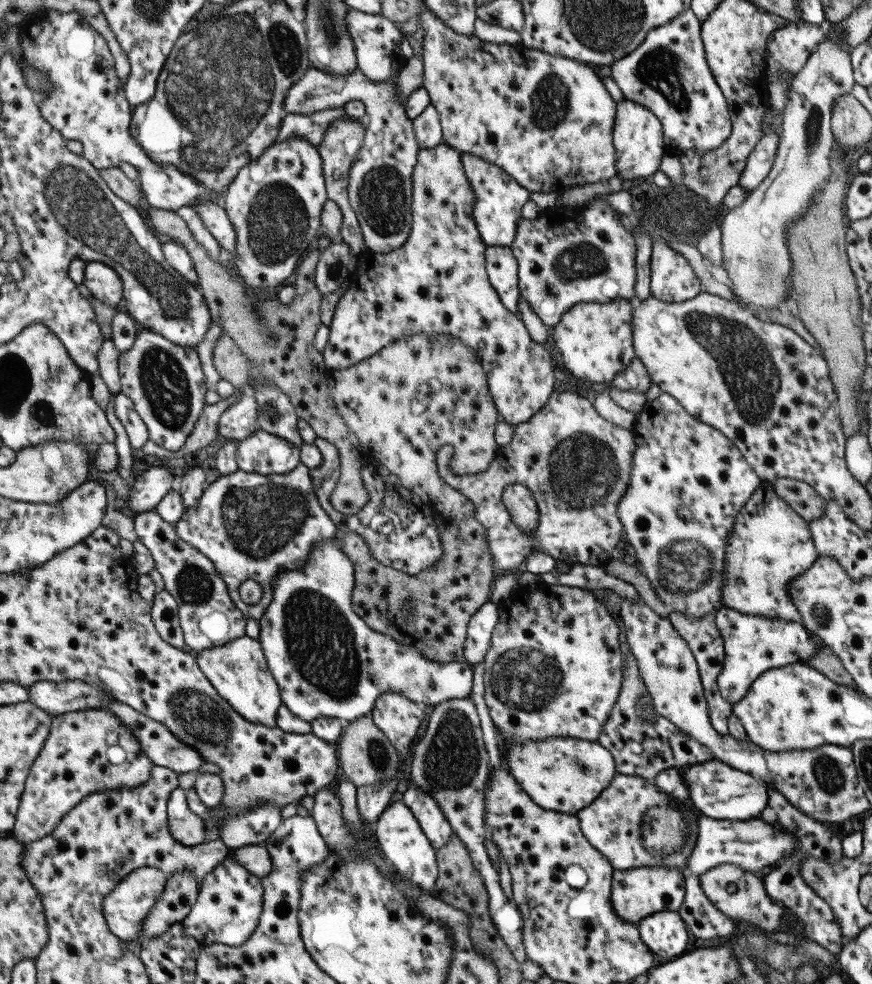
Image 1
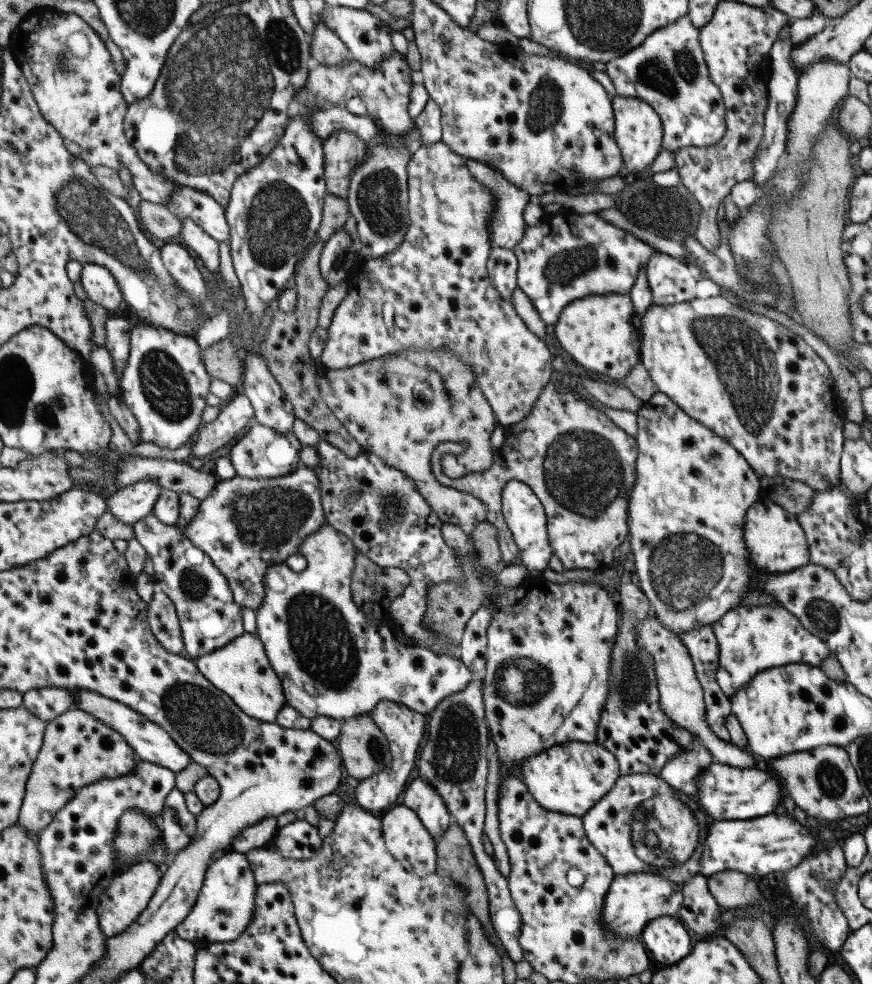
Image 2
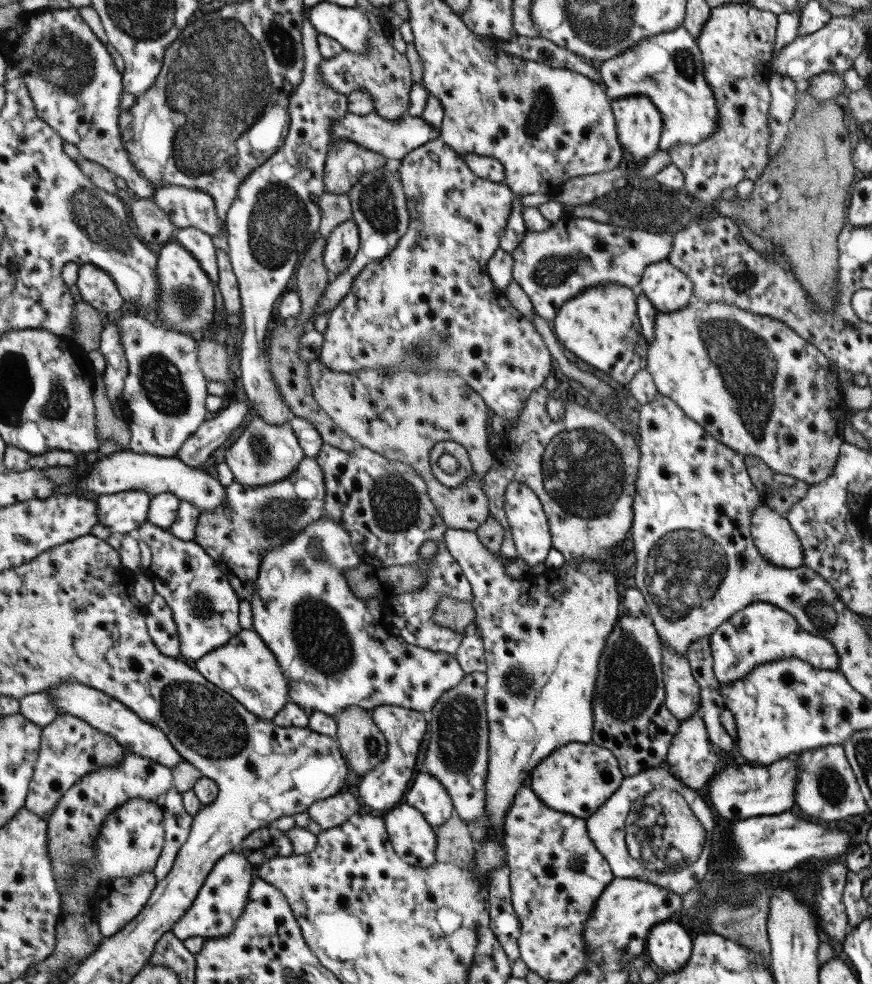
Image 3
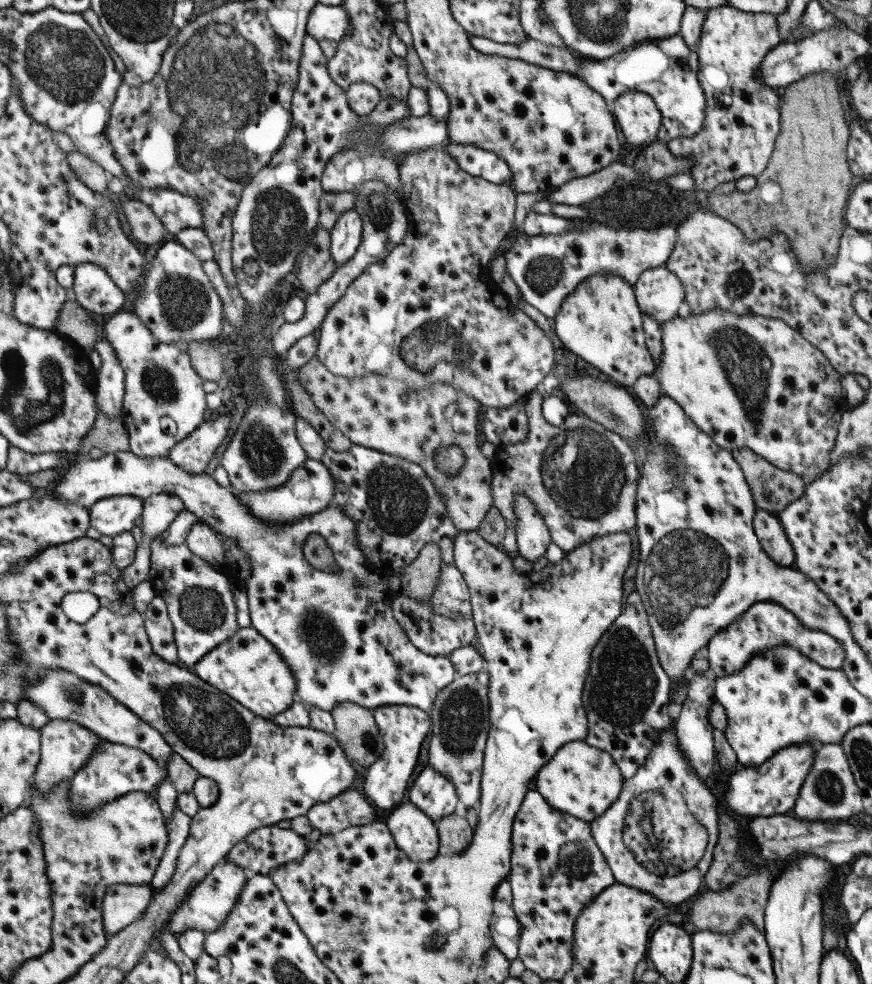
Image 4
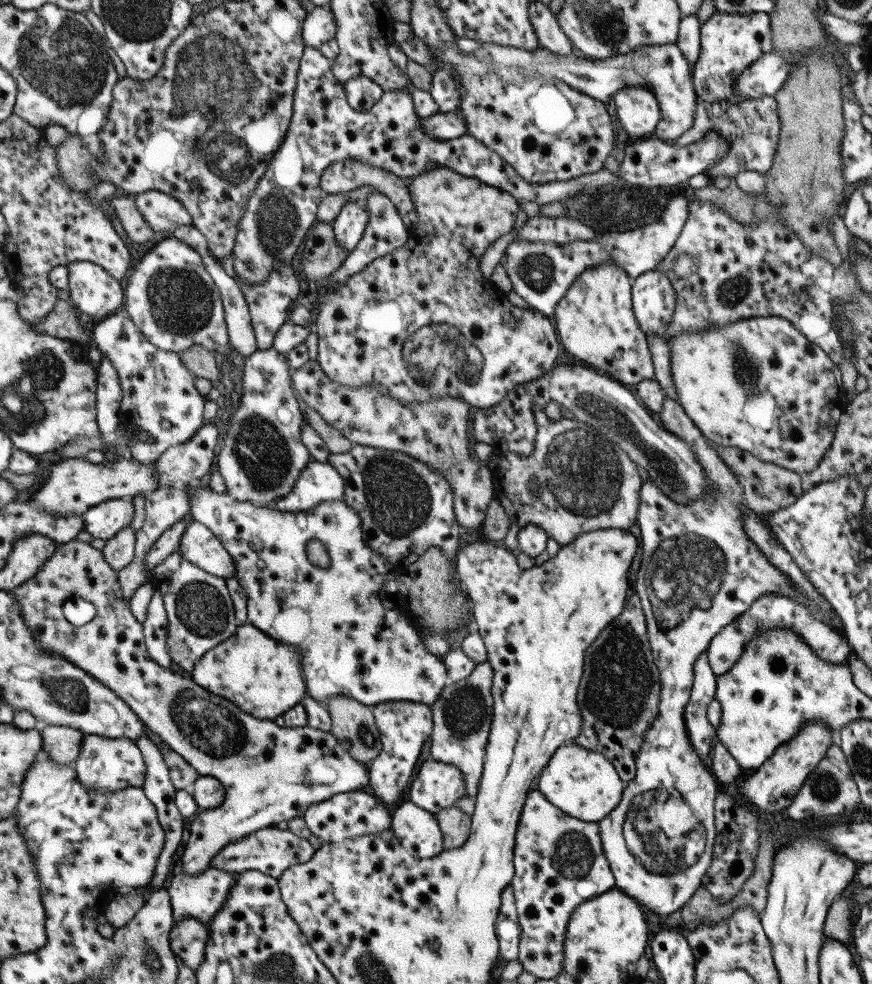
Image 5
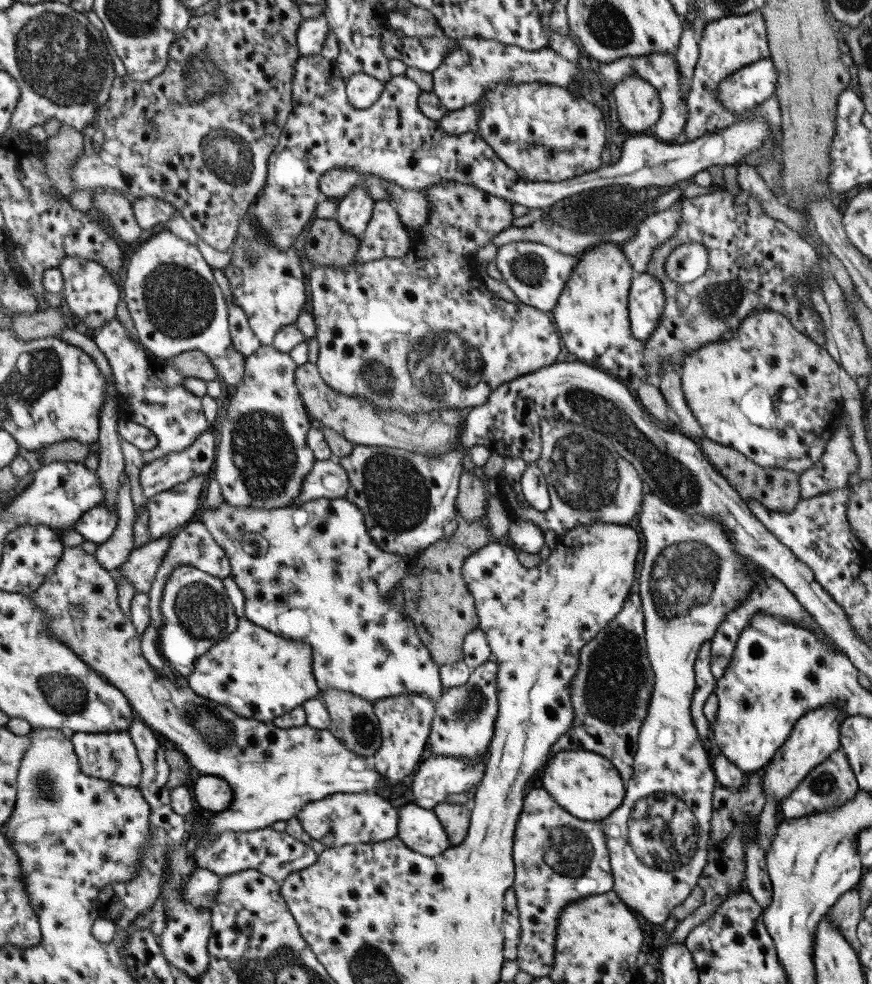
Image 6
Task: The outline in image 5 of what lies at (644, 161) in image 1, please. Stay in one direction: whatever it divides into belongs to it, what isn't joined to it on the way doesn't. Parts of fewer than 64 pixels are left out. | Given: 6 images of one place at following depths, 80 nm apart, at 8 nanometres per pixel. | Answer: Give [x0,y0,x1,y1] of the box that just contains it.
[612,86,660,140]

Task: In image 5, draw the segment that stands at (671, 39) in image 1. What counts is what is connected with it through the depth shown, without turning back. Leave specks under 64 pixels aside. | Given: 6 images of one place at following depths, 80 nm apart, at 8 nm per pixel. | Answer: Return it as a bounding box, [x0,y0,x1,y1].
[474,43,695,142]

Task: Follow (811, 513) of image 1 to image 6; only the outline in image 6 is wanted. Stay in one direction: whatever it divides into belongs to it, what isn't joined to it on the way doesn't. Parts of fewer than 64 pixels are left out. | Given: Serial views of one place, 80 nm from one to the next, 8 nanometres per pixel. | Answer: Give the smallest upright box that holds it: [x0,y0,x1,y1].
[697,436,799,513]

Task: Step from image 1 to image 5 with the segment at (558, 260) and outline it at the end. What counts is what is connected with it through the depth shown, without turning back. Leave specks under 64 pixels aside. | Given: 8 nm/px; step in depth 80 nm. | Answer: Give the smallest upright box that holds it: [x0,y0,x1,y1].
[498,195,687,316]

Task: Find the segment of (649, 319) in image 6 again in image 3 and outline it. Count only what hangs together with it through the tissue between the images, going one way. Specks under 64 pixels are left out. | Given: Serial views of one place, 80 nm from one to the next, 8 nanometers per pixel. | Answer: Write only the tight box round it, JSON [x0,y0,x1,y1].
[636,260,693,312]

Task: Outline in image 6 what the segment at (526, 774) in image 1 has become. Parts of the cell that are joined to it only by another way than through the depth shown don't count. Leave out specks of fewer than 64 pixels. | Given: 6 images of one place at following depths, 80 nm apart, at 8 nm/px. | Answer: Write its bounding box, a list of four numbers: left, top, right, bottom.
[535,750,624,822]

